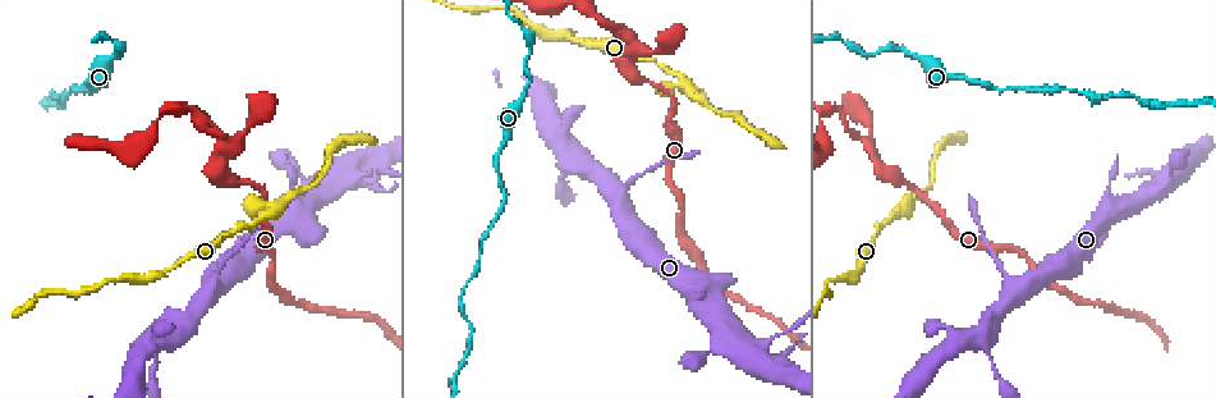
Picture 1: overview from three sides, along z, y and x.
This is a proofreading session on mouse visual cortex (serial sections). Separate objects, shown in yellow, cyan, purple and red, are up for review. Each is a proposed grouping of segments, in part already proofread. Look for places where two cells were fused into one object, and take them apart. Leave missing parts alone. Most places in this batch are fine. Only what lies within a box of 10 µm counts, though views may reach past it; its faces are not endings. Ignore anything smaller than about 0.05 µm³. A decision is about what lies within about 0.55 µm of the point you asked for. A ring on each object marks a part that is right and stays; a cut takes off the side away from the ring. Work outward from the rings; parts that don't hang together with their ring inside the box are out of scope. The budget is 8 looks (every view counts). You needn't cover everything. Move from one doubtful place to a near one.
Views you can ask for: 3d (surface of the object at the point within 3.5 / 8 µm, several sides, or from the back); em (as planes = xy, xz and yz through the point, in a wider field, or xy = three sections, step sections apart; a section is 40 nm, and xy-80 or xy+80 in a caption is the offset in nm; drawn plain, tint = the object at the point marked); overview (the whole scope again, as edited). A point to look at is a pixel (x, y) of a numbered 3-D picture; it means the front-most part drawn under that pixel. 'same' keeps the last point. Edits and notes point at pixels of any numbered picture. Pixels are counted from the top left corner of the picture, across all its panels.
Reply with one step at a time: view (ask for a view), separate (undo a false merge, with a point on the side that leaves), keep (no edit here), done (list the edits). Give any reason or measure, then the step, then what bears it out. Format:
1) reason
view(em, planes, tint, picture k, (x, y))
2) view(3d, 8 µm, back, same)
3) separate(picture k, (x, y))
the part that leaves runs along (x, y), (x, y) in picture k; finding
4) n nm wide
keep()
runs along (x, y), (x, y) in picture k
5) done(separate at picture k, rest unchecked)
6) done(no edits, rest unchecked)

branch point
view(3d, 8 µm, picture 1, (1012, 282))

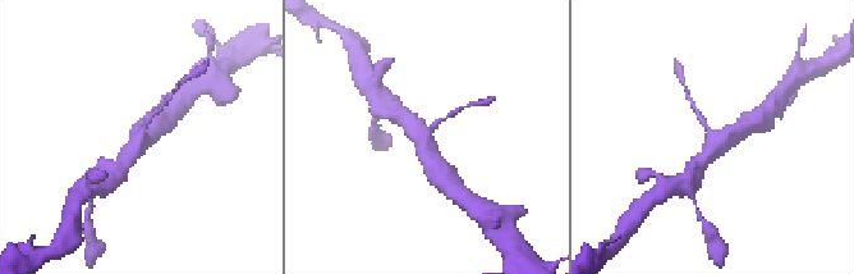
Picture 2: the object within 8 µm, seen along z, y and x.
view(3d, 3.5 µm, same)

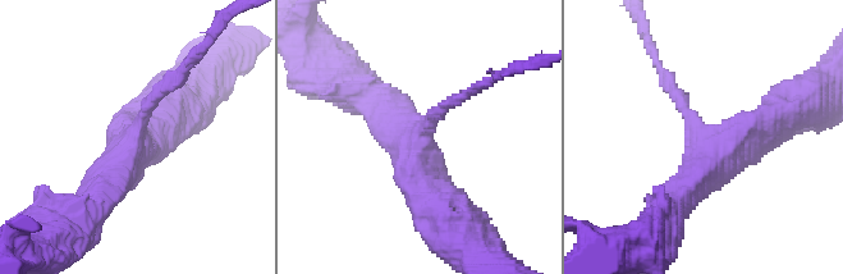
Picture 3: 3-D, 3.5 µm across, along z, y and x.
view(em, xy, step 2, tint, picture 3, (701, 137))

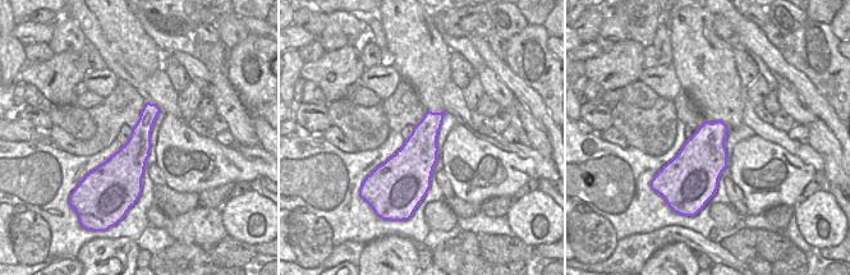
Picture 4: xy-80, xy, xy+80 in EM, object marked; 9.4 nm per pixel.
3 arms; arms of 150, 450, 500 nm
keep()
runs along (782, 115), (713, 159), (667, 214) in picture 3; continuous, no second cell

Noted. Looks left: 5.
a narrow waist
view(3d, 3.5 µm, picture 1, (231, 144))

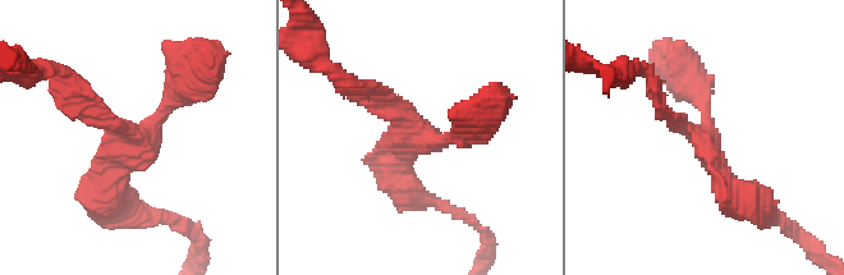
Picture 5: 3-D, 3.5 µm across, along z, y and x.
3 arms; arms of 200, 250, 400 nm; shape alone is not enough
view(em, xy, step 2, tint, picture 5, (419, 139))

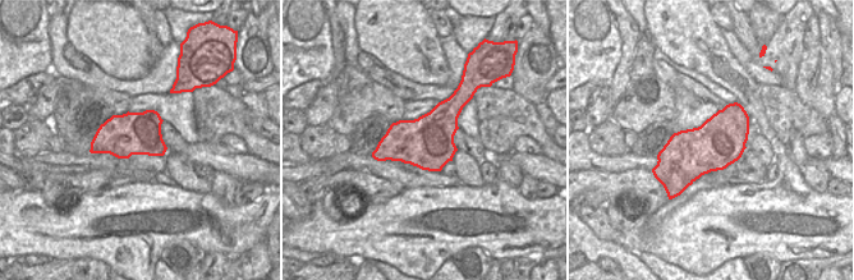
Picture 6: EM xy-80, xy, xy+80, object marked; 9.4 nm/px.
cut it another way
view(em, xy, step 5, tint, same)

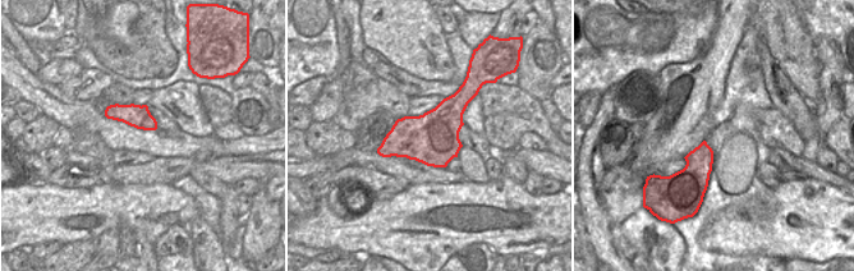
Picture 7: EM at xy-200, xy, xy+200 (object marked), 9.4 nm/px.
500 nm wide
keep()
runs along (748, 200), (657, 97) in picture 5; one cell here

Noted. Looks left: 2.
a fork
view(3d, 3.5 µm, picture 1, (686, 84))

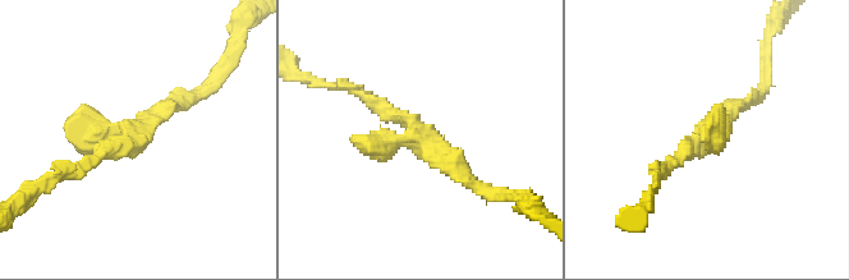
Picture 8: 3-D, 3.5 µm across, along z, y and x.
view(em, xy, step 3, tint, picture 8, (133, 137))

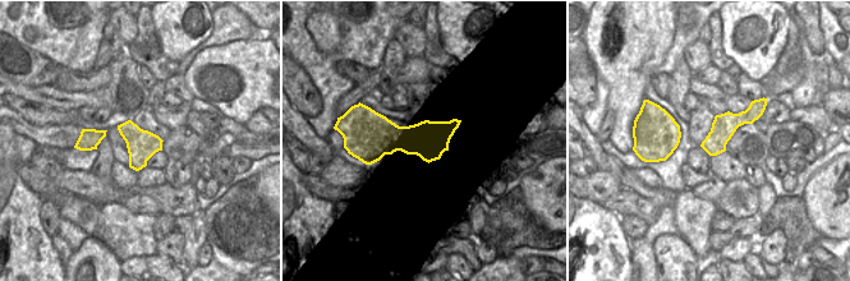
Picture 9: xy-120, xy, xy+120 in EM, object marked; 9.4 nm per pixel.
keep()
runs along (362, 96), (402, 115), (476, 184) in picture 8; one cell here

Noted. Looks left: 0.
done(no edits, rest unchecked)

